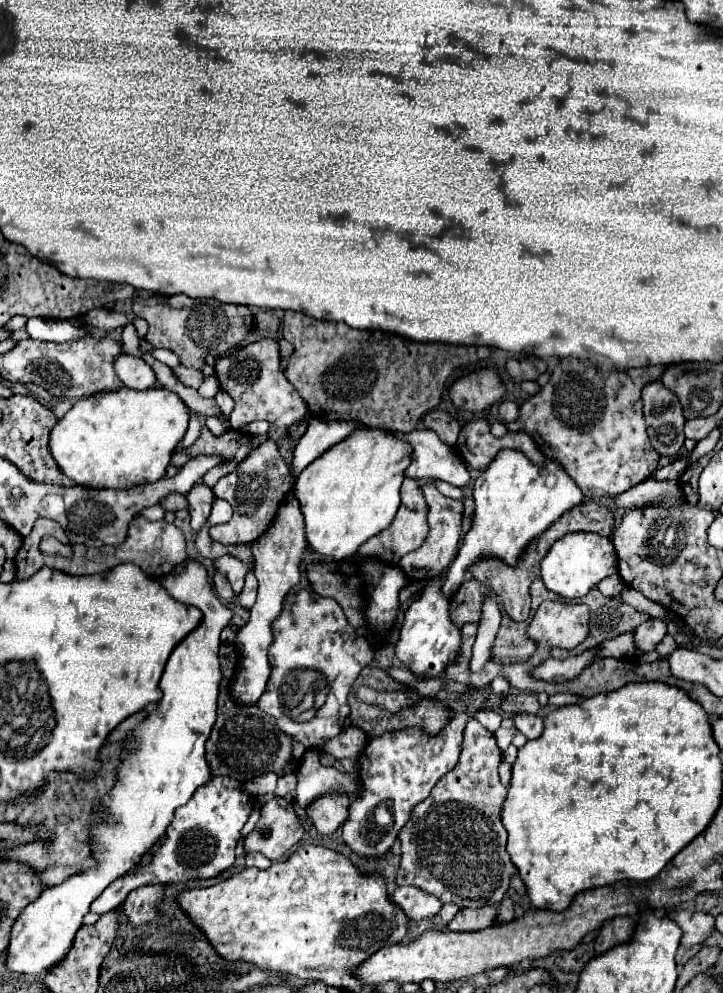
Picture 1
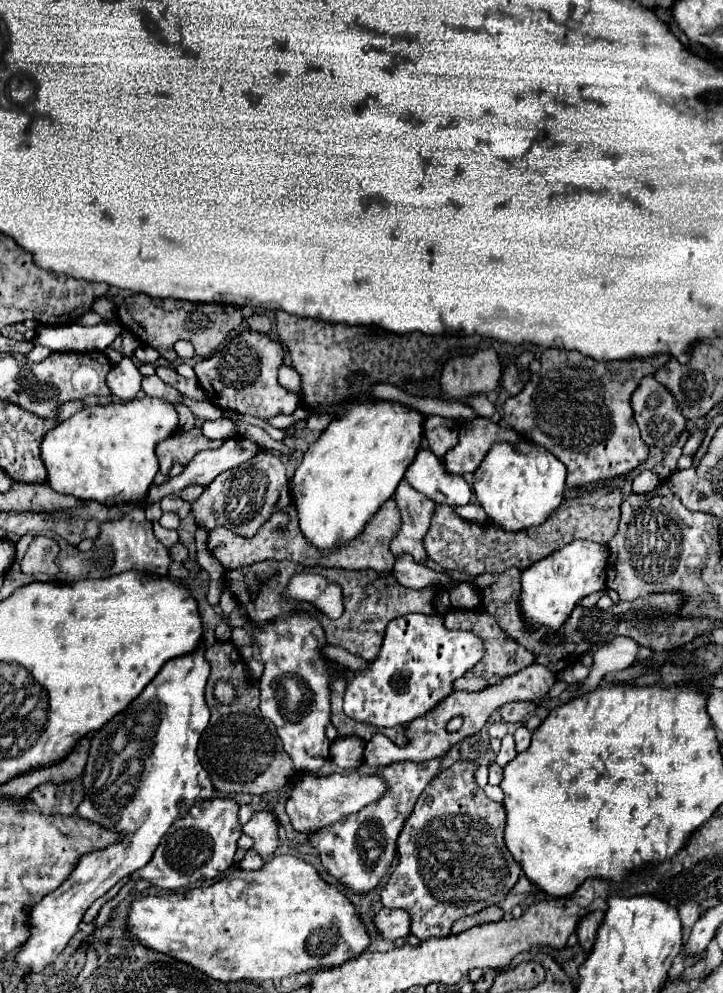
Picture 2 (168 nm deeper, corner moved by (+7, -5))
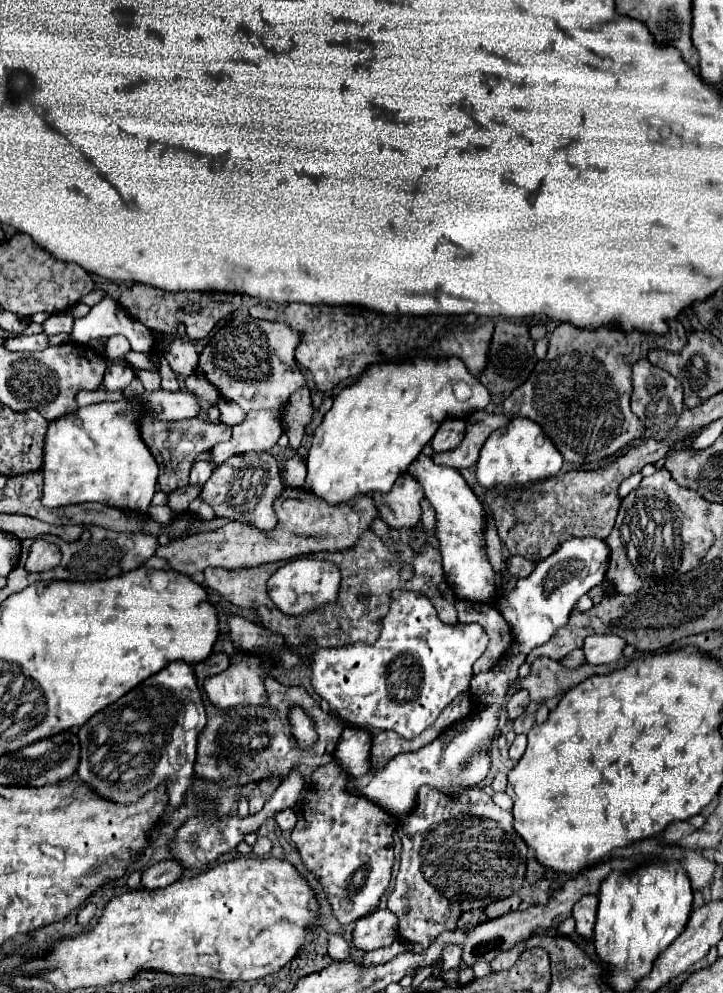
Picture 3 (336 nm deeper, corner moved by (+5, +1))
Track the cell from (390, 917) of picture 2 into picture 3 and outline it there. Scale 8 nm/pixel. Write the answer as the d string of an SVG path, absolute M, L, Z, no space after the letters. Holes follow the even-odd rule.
M378 909L370 917L364 917L354 925L352 943L358 951L388 947L396 941L396 927L398 917L388 909Z

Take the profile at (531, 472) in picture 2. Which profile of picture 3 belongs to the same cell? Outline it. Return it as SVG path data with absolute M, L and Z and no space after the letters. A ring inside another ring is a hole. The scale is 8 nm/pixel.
M514 417L510 425L494 431L488 437L486 445L480 451L476 477L478 477L478 483L486 489L494 485L526 487L540 479L558 475L562 469L562 463L564 463L562 455L558 453L558 449L554 449L554 443L550 441L550 437L546 437L546 433L542 433L542 427L536 421L526 421L526 417Z

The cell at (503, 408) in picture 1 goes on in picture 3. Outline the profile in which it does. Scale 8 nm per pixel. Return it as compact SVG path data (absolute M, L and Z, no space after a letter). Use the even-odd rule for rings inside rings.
M414 357L402 363L370 365L358 381L334 397L332 409L318 425L306 457L306 489L332 505L372 491L390 491L444 419L454 415L464 419L474 411L482 411L488 403L488 389L468 373L458 357ZM462 379L472 391L466 401L458 401L454 395L454 383Z

